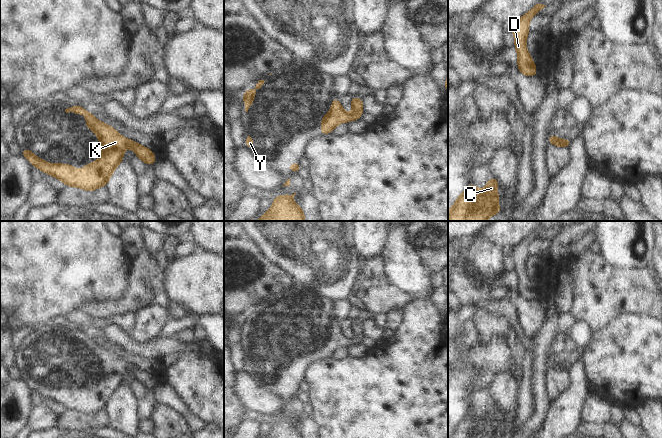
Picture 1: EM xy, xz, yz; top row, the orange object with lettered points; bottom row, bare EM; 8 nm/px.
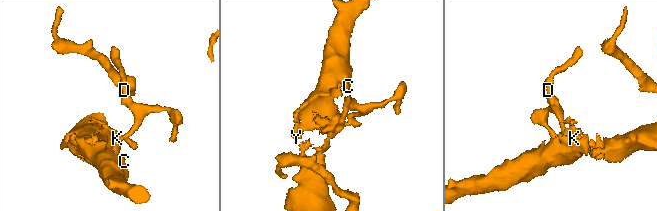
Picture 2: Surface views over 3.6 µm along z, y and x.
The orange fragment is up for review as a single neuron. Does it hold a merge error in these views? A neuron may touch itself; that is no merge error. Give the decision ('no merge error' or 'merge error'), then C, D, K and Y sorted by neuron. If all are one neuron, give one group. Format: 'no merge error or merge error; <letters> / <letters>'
no merge error; C D K Y

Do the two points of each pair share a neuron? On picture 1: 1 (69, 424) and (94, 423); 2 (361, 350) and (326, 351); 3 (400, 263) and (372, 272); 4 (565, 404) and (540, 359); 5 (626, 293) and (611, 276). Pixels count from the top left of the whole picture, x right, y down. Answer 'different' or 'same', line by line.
1: same
2: different
3: different
4: different
5: same

